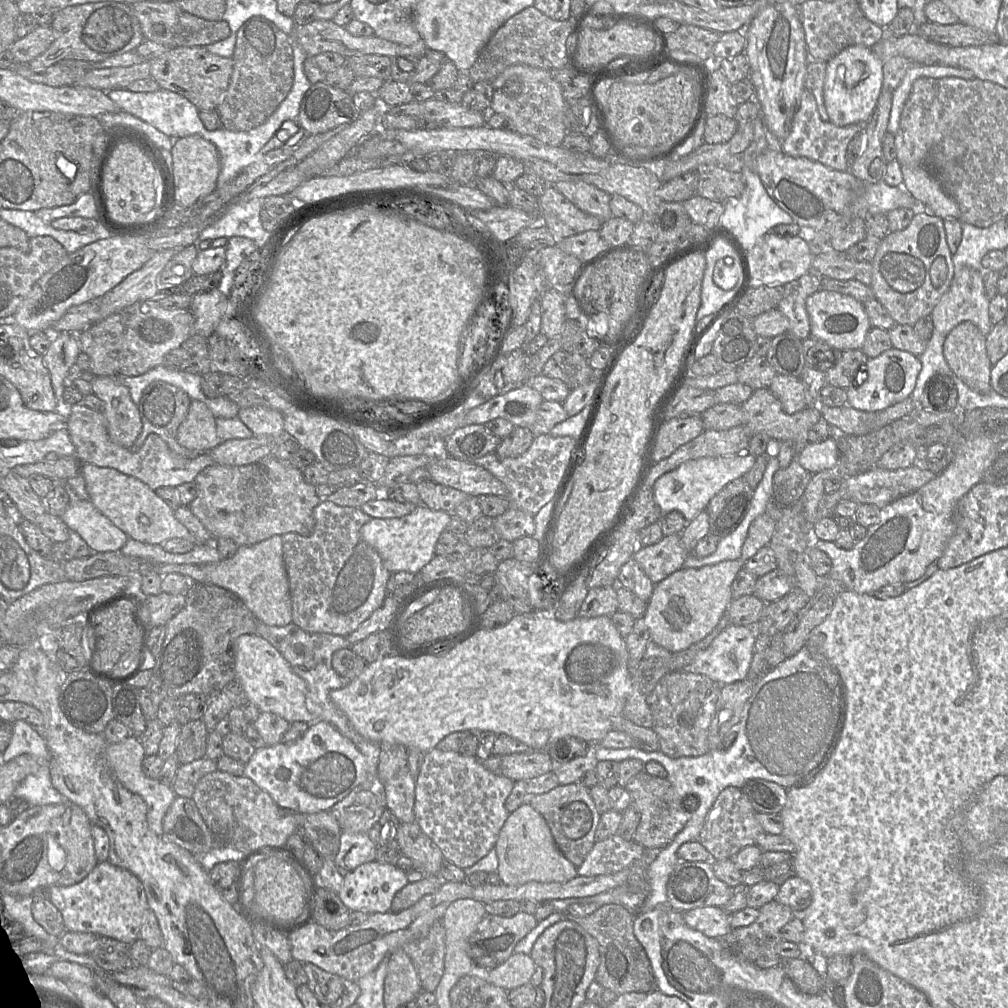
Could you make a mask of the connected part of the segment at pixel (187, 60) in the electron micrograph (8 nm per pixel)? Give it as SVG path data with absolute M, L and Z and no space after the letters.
M205 46L169 48L160 57L151 60L151 77L160 88L187 98L199 111L216 110L226 93L233 73L232 58L209 52Z

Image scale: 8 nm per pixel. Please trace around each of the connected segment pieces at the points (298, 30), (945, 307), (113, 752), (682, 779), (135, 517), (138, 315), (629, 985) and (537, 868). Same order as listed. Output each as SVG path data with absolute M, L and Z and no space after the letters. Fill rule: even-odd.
M315 19L307 25L296 26L293 34L294 38L297 40L308 57L315 57L316 55L324 52L334 52L345 58L367 54L376 54L387 57L410 55L421 58L426 55L426 52L428 51L428 48L422 38L413 45L405 46L379 38L376 35L358 37L353 36L346 30L345 27L338 26L332 20Z
M963 266L961 269L954 268L954 276L949 289L931 313L934 328L940 334L948 335L959 323L970 321L987 336L993 328L989 316L989 307L990 299L986 295L984 272L968 266Z
M128 736L119 743L107 744L103 758L114 777L130 792L139 795L147 805L146 819L148 827L159 837L163 835L162 821L169 807L177 797L172 787L163 784L159 779L151 779L142 770L145 757L139 737Z
M805 645L797 654L785 658L773 669L767 669L757 679L752 694L742 711L736 740L726 750L709 750L706 754L697 757L670 758L659 750L657 752L645 752L632 747L625 749L609 749L598 745L592 747L598 761L621 762L633 758L641 760L645 764L649 761L658 762L666 769L666 779L673 785L676 792L682 798L694 795L698 799L698 806L684 828L675 836L671 843L660 850L657 857L649 865L646 875L650 891L640 913L651 911L658 905L668 904L666 887L671 873L679 862L677 851L682 844L698 840L706 815L719 793L728 786L741 788L745 785L746 781L753 778L770 780L789 789L801 778L821 766L827 758L833 746L834 734L840 719L841 709L842 686L838 677L830 668L813 659ZM698 778L703 779L702 784L697 783Z
M81 464L81 474L85 480L89 500L128 538L158 545L172 538L183 538L194 544L197 543L188 529L174 517L174 510L135 477L113 468L97 467L93 464Z
M150 299L127 306L77 335L81 351L91 359L94 377L135 377L162 365L165 355L191 336L192 325L189 309L167 310L157 299Z
M619 904L600 906L589 916L578 917L569 913L562 913L563 920L570 920L580 925L598 942L600 964L596 973L596 981L604 989L615 994L630 992L651 993L657 990L650 960L633 932L635 915Z
M529 803L509 813L494 846L498 857L497 873L501 882L518 886L530 881L564 883L578 876L575 867L560 852L545 819Z

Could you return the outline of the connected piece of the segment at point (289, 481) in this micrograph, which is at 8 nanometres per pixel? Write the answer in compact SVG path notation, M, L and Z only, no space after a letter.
M272 456L243 466L213 464L202 470L194 480L196 497L189 504L191 512L201 521L214 538L225 537L238 546L249 546L274 535L296 533L309 536L314 528L313 510L319 504L316 487L308 483L302 470Z

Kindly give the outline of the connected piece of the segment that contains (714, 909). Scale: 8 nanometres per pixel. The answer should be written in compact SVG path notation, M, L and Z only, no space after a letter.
M706 906L691 909L683 913L686 924L704 935L719 939L731 930L730 915L717 906Z

